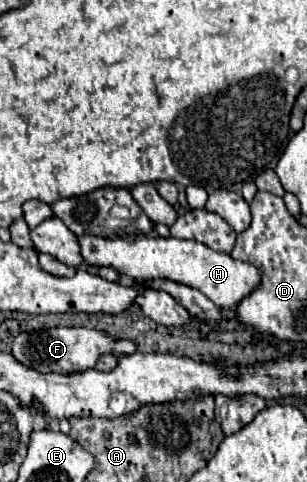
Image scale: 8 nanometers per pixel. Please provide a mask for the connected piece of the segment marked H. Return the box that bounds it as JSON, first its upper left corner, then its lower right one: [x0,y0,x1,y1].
[78,236,260,312]

